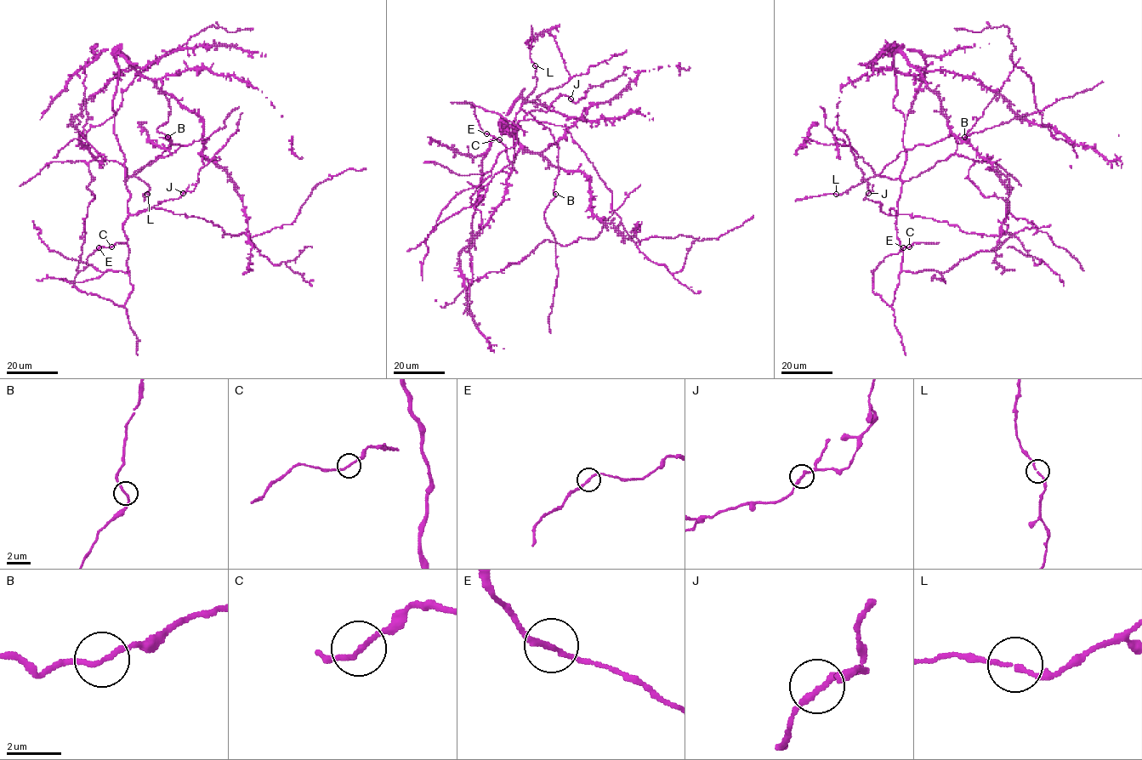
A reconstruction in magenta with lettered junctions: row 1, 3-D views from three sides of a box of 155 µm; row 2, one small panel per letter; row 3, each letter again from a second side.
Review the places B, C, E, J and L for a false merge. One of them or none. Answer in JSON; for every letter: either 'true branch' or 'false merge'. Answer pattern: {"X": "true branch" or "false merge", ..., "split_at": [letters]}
{"B": "true branch", "C": "true branch", "E": "true branch", "J": "true branch", "L": "true branch", "split_at": []}

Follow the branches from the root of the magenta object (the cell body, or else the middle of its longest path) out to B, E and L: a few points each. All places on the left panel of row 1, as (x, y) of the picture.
B: (118, 77), (112, 110), (114, 133), (124, 156), (126, 179), (171, 145), (167, 137)
E: (118, 77), (112, 110), (130, 195), (123, 229), (133, 287), (123, 305), (74, 284), (99, 247)
L: (118, 77), (112, 110), (114, 133), (124, 156), (126, 179), (133, 175), (143, 180), (150, 186), (147, 194)

